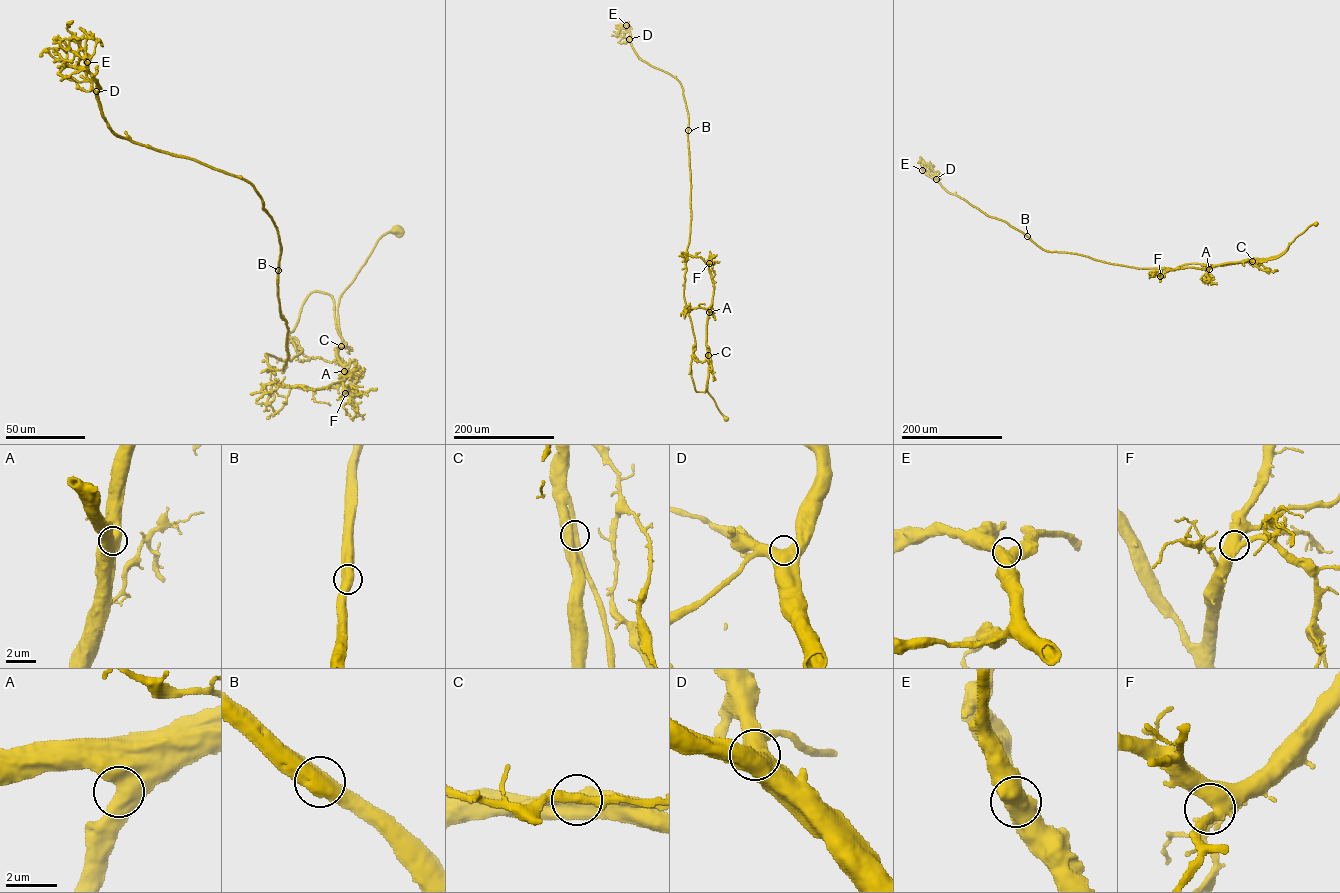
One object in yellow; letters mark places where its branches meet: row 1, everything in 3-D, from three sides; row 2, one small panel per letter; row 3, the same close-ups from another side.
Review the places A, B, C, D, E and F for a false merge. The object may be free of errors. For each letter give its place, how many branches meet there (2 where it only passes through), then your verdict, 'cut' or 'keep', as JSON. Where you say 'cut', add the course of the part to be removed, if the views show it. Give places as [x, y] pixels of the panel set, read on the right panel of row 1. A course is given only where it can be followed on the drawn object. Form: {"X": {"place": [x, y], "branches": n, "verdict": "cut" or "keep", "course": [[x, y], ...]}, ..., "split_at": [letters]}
{"A": {"place": [1209, 269], "branches": 2, "verdict": "keep"}, "B": {"place": [1027, 236], "branches": 2, "verdict": "keep"}, "C": {"place": [1252, 261], "branches": 2, "verdict": "keep"}, "D": {"place": [936, 179], "branches": 2, "verdict": "keep"}, "E": {"place": [922, 170], "branches": 2, "verdict": "keep"}, "F": {"place": [1160, 276], "branches": 2, "verdict": "keep"}, "split_at": []}

